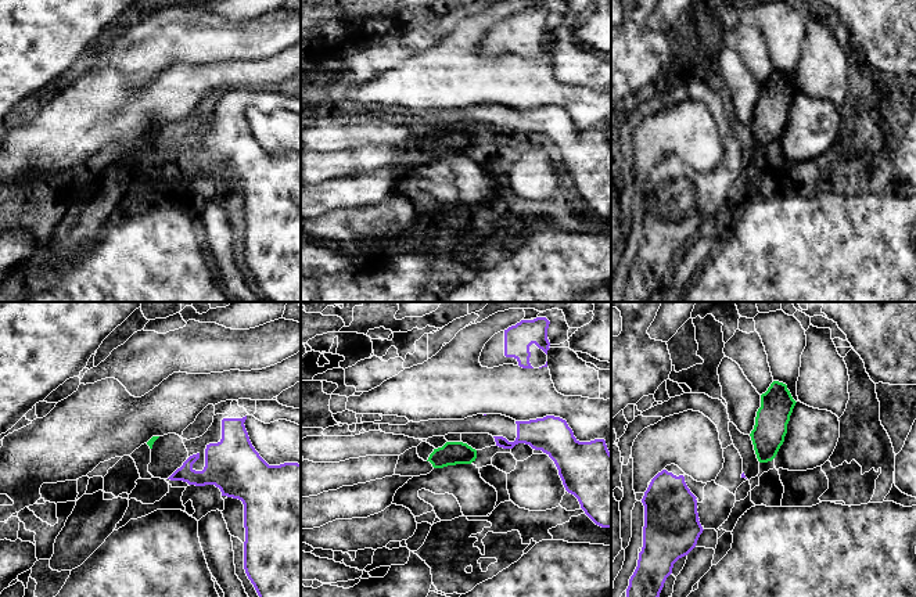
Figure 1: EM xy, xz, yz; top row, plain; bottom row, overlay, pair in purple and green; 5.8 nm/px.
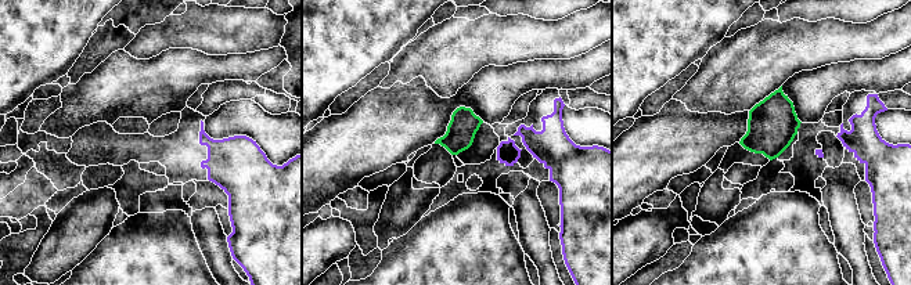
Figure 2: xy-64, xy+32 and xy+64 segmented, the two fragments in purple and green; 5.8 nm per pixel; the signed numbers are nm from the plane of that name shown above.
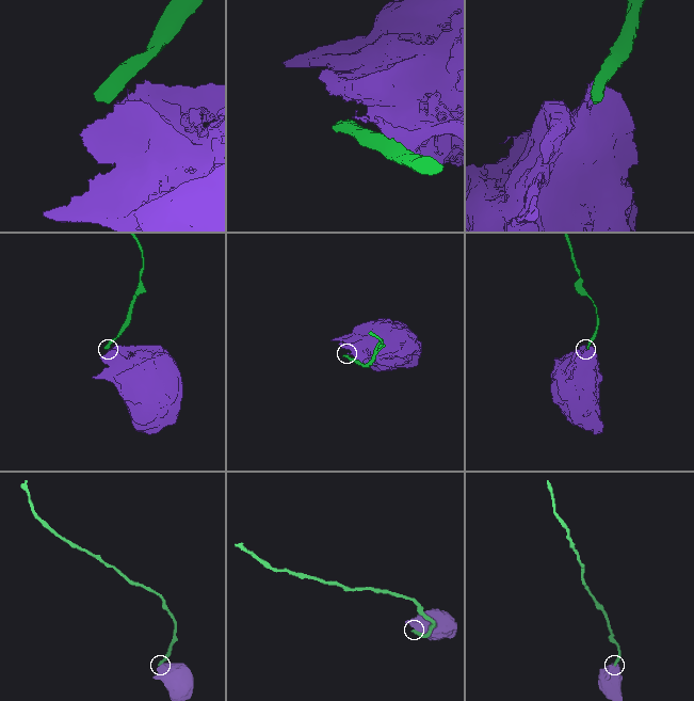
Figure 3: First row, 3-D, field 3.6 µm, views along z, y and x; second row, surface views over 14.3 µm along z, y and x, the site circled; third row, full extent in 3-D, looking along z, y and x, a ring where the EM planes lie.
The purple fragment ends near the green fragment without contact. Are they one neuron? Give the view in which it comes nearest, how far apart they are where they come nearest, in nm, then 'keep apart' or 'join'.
view yz; gap 110 nm; keep apart

